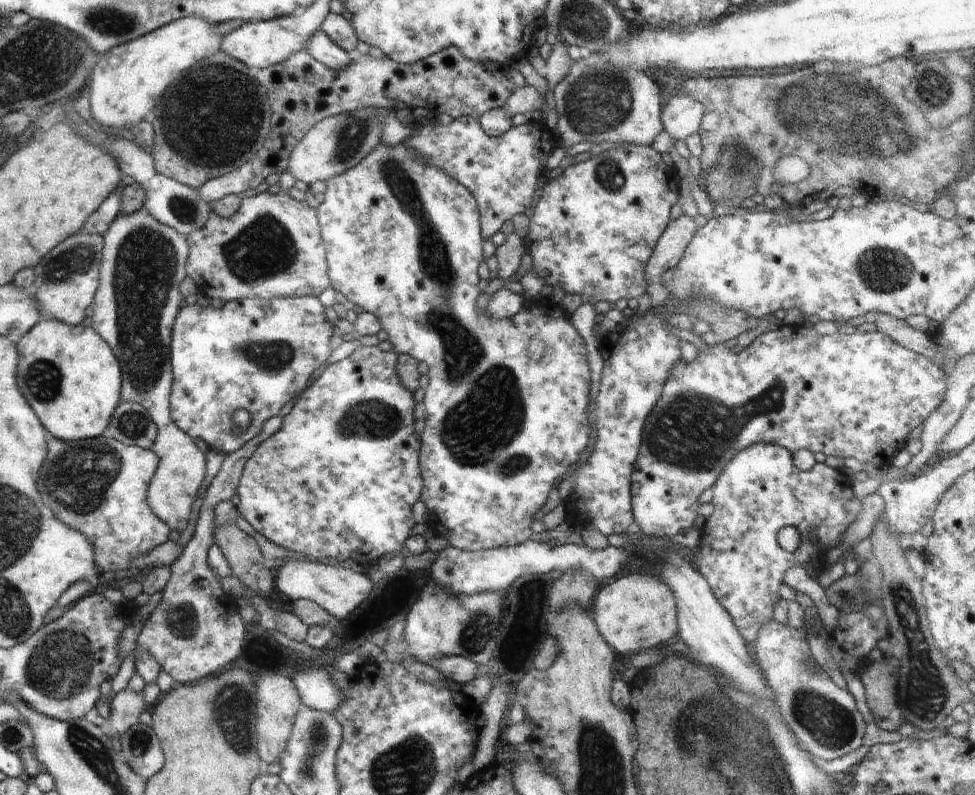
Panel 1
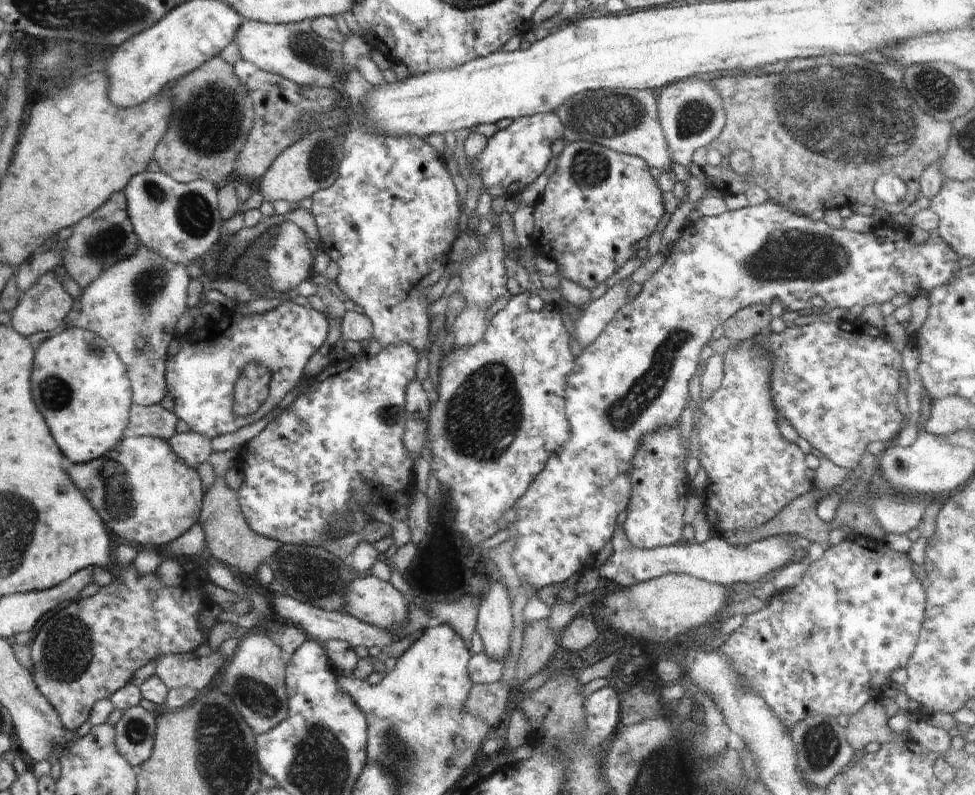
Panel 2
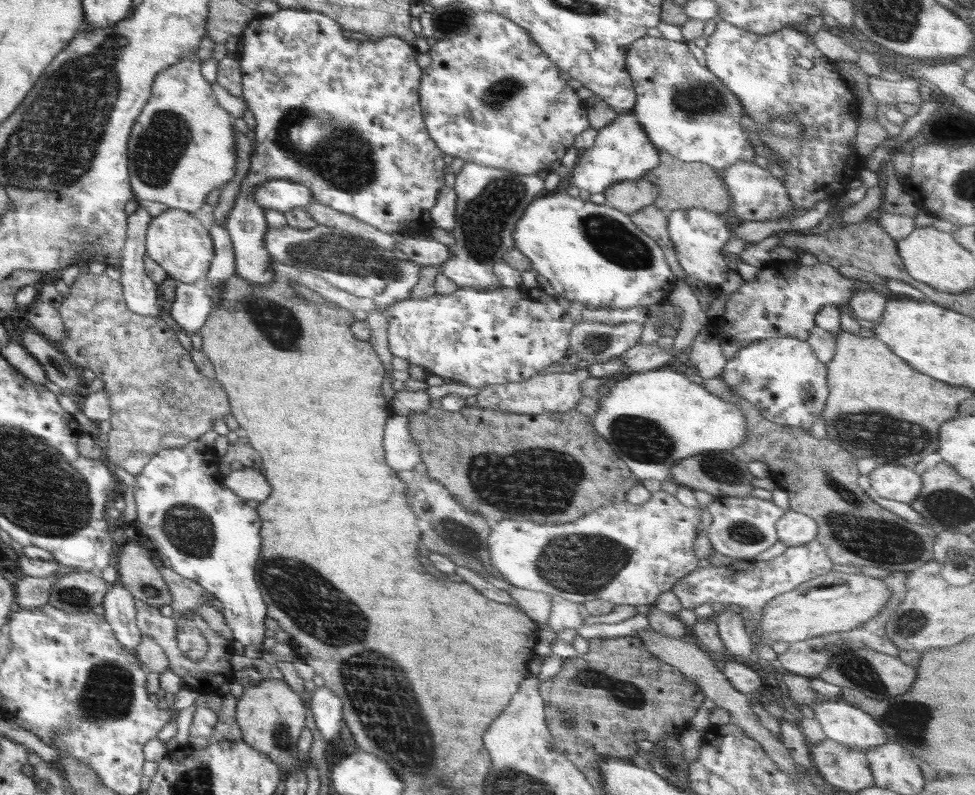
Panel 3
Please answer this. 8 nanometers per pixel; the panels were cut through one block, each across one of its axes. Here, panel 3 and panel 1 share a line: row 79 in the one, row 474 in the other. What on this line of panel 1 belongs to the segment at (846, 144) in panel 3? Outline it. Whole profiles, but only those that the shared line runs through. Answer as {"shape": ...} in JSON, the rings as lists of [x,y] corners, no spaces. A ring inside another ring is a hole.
{"shape":[[[753,444],[736,452],[716,478],[711,488],[714,511],[700,530],[700,545],[694,549],[693,561],[700,574],[708,580],[712,594],[732,617],[750,650],[756,646],[760,626],[773,620],[776,604],[789,596],[784,583],[785,573],[796,566],[809,570],[808,560],[822,550],[820,546],[826,546],[824,550],[834,549],[841,543],[846,528],[856,520],[862,504],[852,492],[852,482],[840,469],[825,463],[817,463],[808,471],[800,471],[794,466],[790,452],[777,444]],[[785,526],[794,526],[802,535],[802,543],[794,555],[783,550],[778,543],[778,530]]]}

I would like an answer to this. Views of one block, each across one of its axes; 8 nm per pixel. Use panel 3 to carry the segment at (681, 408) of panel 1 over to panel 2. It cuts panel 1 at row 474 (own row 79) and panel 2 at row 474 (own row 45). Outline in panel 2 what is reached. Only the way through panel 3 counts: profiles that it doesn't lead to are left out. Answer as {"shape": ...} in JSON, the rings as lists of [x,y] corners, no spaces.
{"shape":[[[679,422],[674,427],[655,431],[647,435],[641,448],[638,450],[631,469],[633,481],[632,495],[628,506],[628,518],[622,524],[626,539],[636,549],[654,549],[667,545],[677,545],[685,523],[683,522],[684,504],[681,502],[690,494],[690,479],[685,471],[685,451],[680,444]]]}

